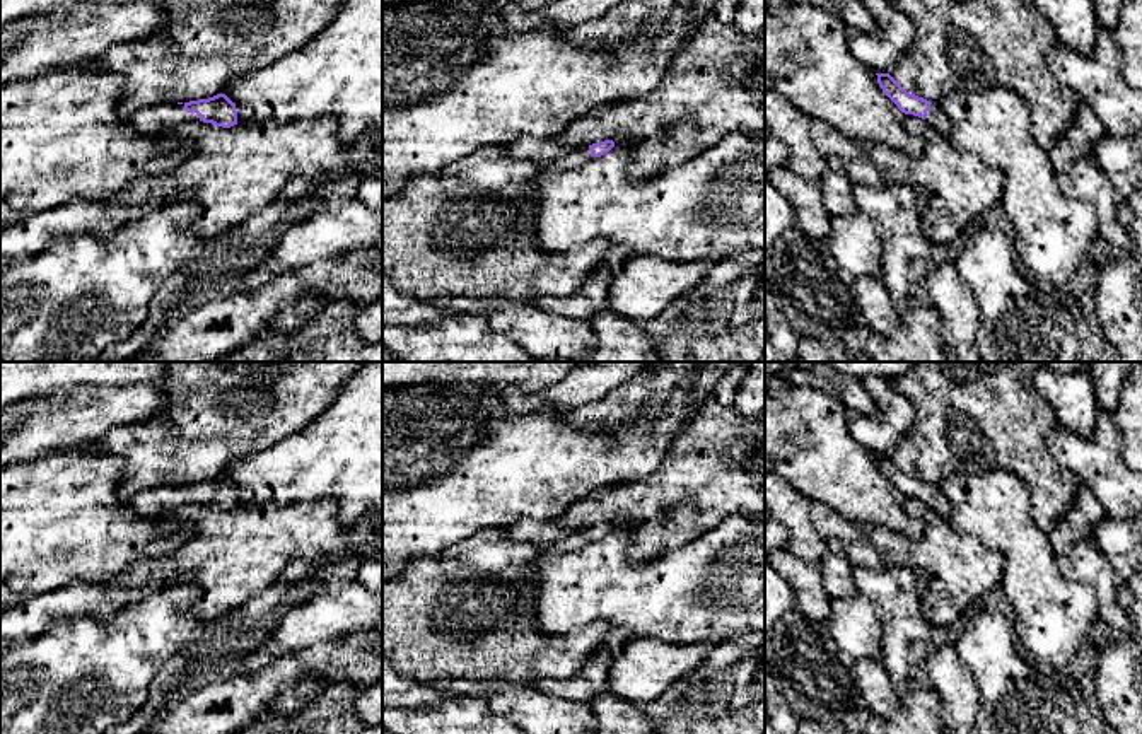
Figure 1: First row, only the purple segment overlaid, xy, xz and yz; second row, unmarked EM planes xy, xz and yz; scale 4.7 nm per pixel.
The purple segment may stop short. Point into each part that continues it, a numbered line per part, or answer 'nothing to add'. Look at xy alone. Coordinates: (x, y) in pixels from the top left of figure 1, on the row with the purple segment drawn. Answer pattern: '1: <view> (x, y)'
1: xy (163, 118)

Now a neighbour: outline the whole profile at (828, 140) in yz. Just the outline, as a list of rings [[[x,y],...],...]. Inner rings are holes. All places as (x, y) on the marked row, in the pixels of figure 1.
[[[811,119],[811,137],[824,157],[836,155],[843,162],[854,184],[869,188],[886,184],[877,169],[867,160],[864,147],[838,133],[826,121]]]

